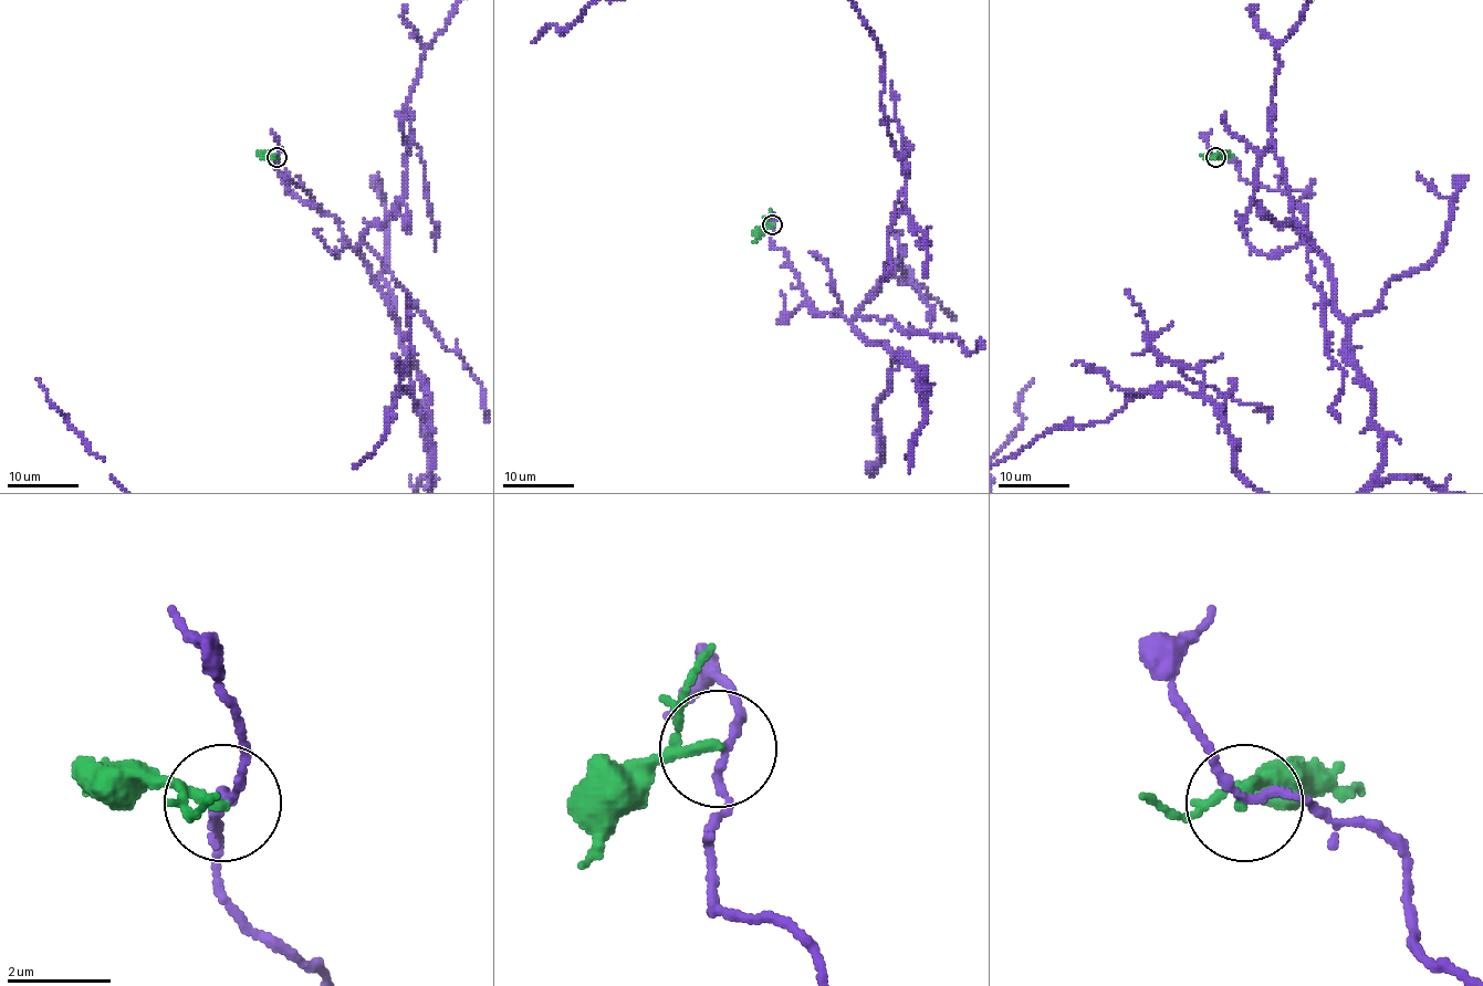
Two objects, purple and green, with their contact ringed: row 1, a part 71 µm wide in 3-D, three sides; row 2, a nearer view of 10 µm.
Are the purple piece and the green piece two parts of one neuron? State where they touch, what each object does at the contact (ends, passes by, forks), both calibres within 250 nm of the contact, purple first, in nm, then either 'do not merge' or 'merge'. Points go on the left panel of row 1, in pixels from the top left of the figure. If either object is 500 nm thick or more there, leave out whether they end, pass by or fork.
(277, 157) | purple passes by | green passes by | 130/140 nm | do not merge

